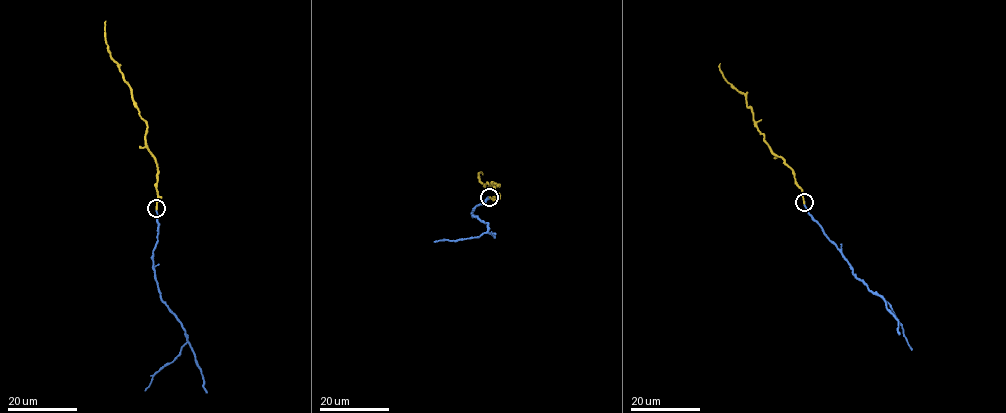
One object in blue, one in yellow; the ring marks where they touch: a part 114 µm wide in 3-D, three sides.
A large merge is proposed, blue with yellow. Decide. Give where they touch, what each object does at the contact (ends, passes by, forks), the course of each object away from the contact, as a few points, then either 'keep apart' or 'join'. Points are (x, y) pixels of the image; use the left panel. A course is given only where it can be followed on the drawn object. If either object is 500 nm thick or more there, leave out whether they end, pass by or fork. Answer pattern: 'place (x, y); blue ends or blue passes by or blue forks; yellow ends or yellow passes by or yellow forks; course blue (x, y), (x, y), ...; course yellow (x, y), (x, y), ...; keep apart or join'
place (156, 208); blue ends; yellow ends; course blue (156, 208), (155, 280), (160, 299), (185, 331), (186, 341), (179, 355), (158, 371), (144, 390); course yellow (156, 208), (157, 173), (146, 143), (147, 123), (111, 57), (105, 20); join

